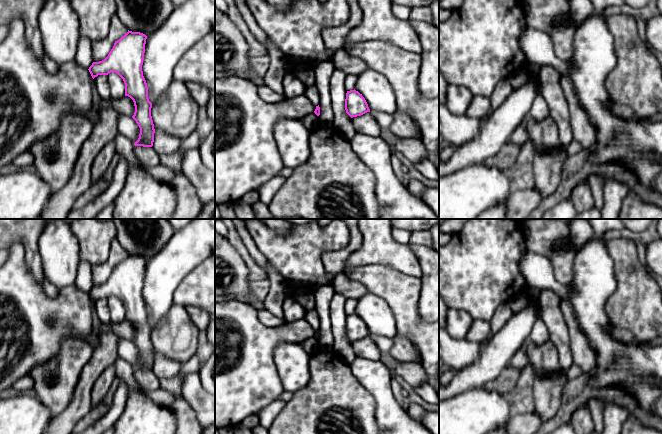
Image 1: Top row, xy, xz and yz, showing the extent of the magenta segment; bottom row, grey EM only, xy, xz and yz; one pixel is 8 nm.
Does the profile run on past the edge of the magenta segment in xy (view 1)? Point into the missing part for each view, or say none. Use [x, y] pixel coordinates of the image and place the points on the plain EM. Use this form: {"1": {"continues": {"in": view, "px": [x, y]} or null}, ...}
{"1": {"continues": null}}

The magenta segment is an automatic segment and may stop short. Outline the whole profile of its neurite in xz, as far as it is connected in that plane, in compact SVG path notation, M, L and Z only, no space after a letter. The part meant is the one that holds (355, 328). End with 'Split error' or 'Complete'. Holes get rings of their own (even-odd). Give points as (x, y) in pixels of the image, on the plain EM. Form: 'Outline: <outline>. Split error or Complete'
Outline: M355 313L346 317L345 334L351 342L370 336L365 322Z. Complete

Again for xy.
Outline: M128 254L115 265L108 280L102 285L93 286L88 294L93 303L111 296L123 303L125 320L130 321L135 330L132 342L140 352L139 362L134 369L152 371L155 357L151 340L152 327L148 322L148 311L142 295L146 263L145 258Z. Complete

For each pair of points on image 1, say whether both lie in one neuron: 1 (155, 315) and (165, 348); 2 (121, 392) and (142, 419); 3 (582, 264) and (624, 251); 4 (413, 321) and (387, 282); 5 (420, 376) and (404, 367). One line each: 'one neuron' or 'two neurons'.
1: two neurons
2: two neurons
3: two neurons
4: one neuron
5: one neuron

